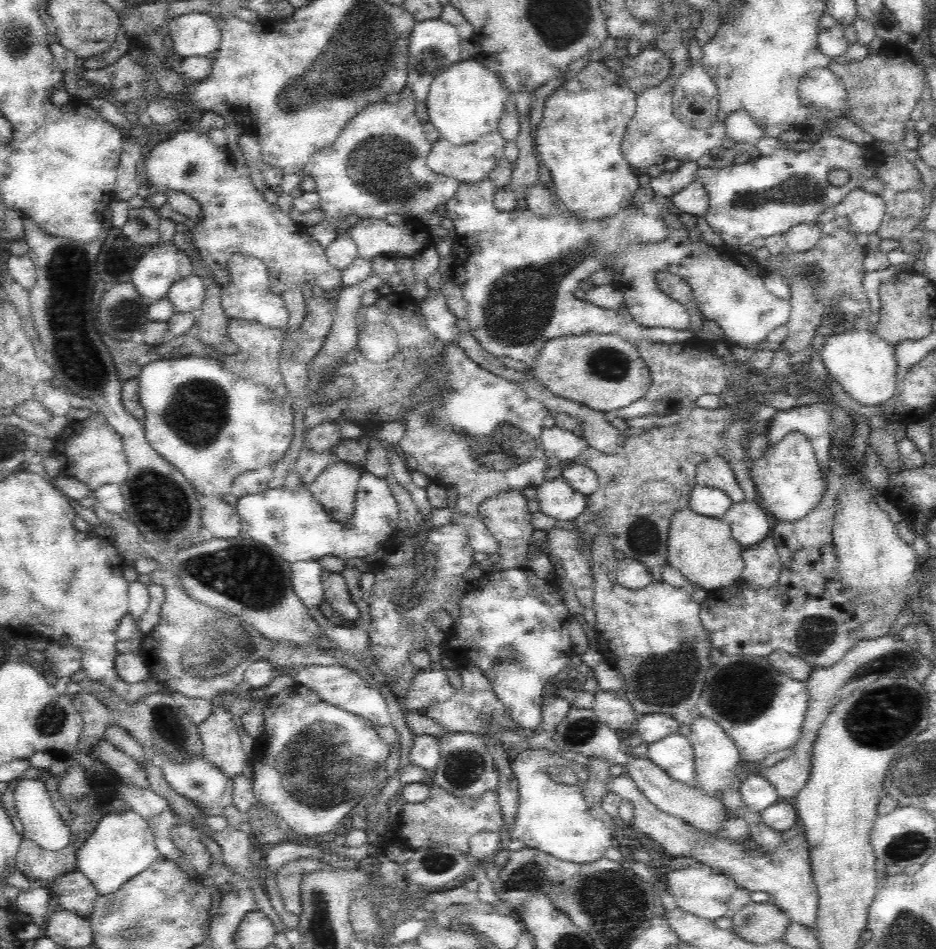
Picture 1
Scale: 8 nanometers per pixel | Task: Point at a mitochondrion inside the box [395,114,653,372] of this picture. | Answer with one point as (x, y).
(519, 308)

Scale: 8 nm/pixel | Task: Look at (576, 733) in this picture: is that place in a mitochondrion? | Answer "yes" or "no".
yes

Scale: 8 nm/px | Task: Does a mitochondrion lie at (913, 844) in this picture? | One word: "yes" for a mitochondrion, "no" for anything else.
yes

